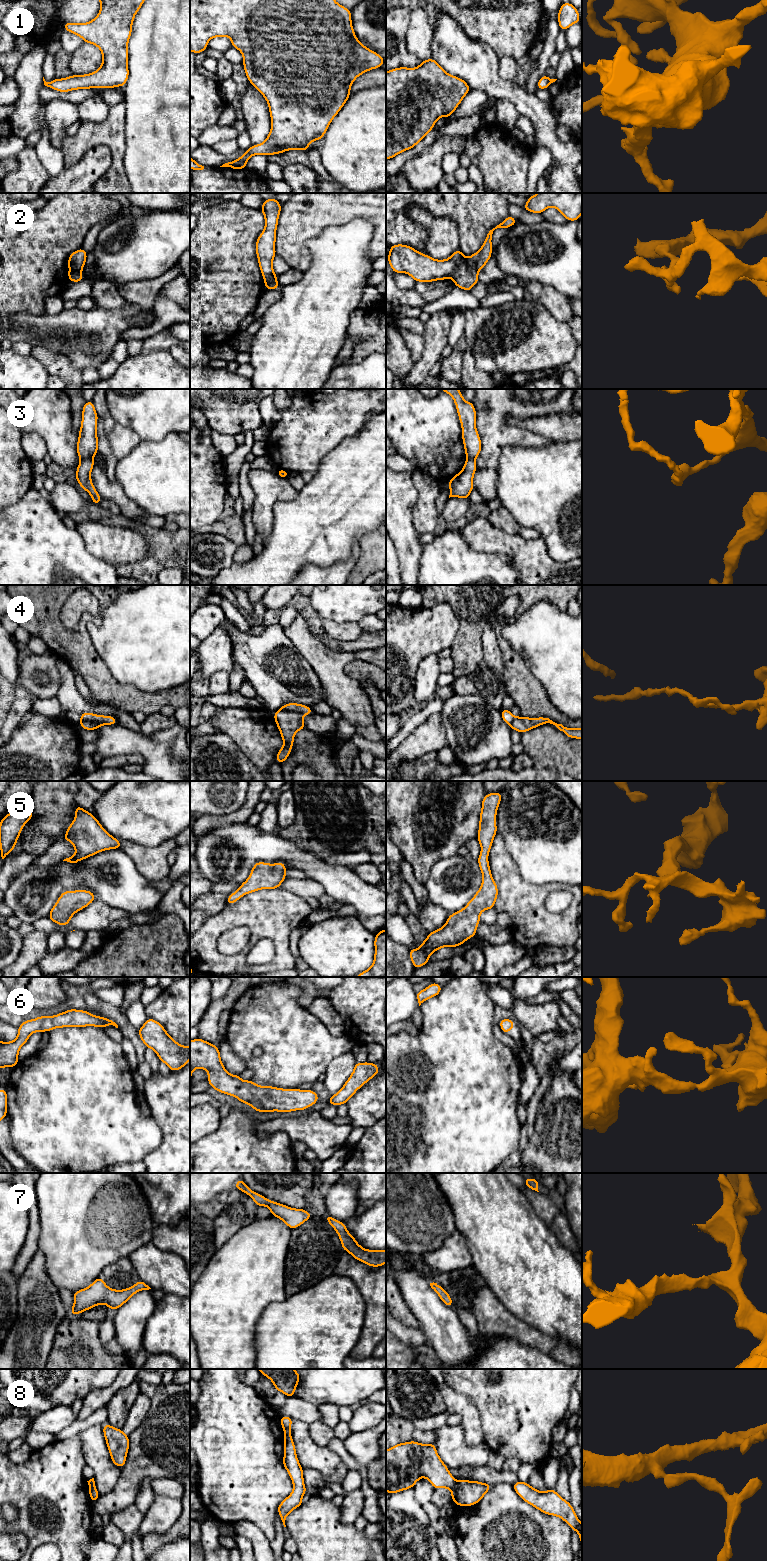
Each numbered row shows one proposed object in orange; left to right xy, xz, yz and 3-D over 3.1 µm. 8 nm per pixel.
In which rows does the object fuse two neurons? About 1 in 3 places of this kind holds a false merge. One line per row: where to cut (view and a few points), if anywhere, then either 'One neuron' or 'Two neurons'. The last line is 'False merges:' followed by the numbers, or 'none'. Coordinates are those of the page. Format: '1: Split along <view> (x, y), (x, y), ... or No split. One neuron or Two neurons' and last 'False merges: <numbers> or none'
1: No split. One neuron
2: Split along yz (468, 258), (478, 270). Two neurons
3: Split along xy (81, 458), (92, 459). Two neurons
4: Split along xz (279, 709), (300, 712), (302, 714). Two neurons
5: No split. One neuron
6: No split. One neuron
7: No split. One neuron
8: Split along yz (457, 1481), (451, 1489). Two neurons
False merges: 2, 3, 4, 8

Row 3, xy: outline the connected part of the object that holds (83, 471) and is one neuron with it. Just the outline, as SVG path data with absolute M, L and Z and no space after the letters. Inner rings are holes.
M81 459L77 469L75 479L79 482L80 487L86 490L91 498L92 504L100 505L102 497L98 494L91 480L91 470L94 467L93 459Z

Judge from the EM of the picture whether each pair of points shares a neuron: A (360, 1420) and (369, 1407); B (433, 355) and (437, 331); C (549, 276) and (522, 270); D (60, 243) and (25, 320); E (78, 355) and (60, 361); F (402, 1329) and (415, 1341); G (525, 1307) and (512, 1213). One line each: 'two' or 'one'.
A: one
B: one
C: one
D: two
E: two
F: one
G: one

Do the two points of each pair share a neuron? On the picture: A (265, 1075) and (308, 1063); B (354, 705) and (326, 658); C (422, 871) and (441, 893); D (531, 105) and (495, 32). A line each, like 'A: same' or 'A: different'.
A: same
B: same
C: different
D: different

